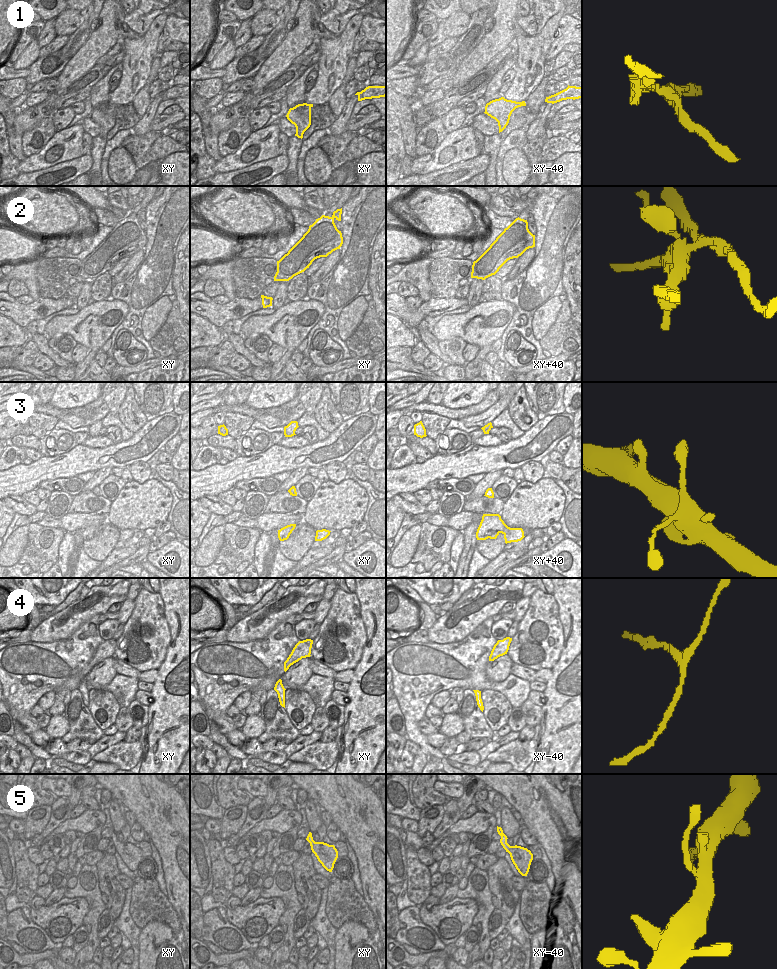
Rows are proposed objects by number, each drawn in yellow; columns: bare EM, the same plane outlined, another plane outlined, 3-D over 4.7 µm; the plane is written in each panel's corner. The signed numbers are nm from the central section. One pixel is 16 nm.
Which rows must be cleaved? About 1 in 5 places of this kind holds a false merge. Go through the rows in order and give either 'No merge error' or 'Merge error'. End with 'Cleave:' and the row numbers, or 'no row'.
1: No merge error
2: Merge error
3: No merge error
4: Merge error
5: No merge error
Cleave: 2, 4

